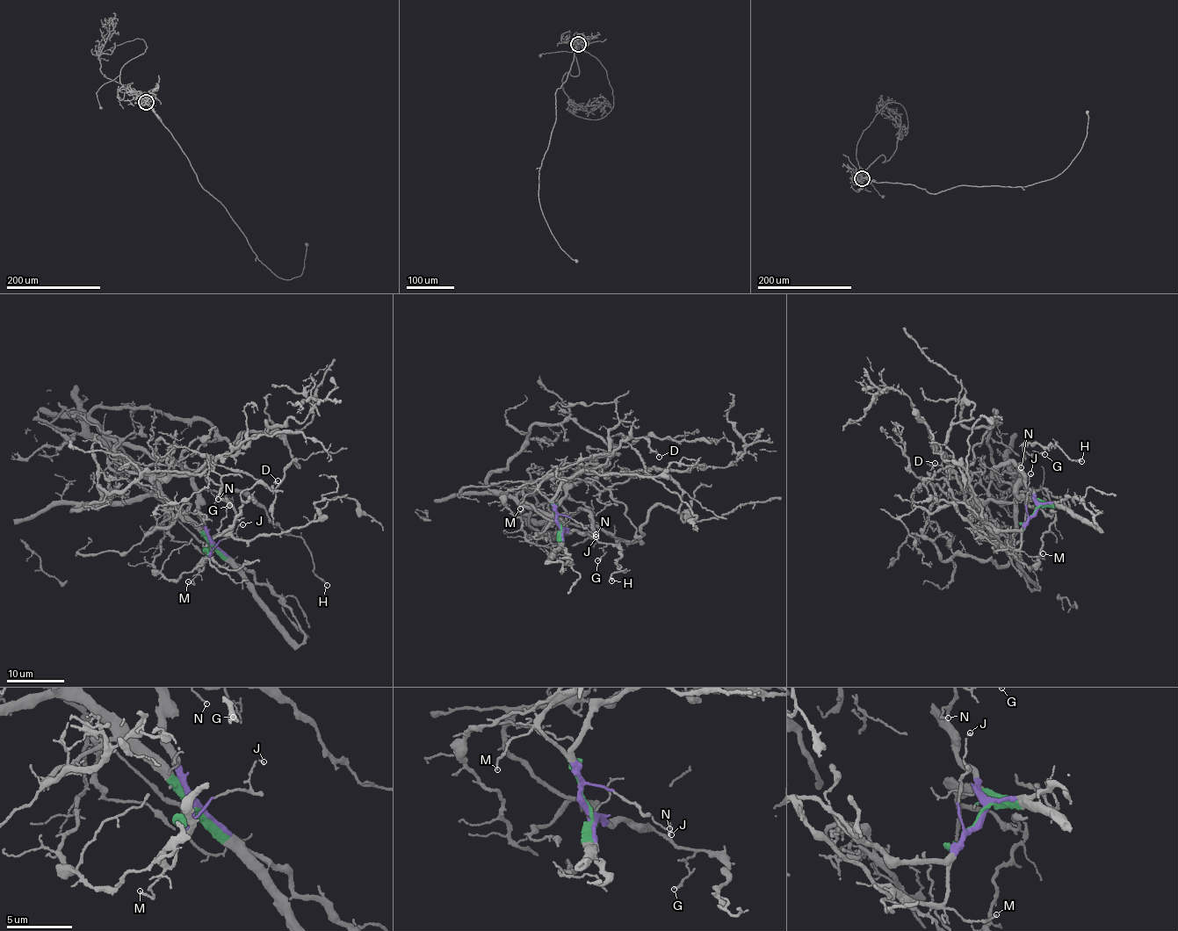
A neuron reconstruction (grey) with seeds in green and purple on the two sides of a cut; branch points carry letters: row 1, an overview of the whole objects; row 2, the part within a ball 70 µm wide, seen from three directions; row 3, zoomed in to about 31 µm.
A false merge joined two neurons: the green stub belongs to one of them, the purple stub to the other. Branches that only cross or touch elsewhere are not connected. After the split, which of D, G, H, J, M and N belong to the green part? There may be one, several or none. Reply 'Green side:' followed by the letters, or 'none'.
Green side: D, M

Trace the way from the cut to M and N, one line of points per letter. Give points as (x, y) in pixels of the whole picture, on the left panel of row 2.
M: (213, 546), (205, 552), (205, 569), (193, 578), (193, 584), (188, 580)
N: (213, 546), (213, 538), (206, 533), (205, 523), (199, 512), (200, 492), (206, 488), (218, 499)

